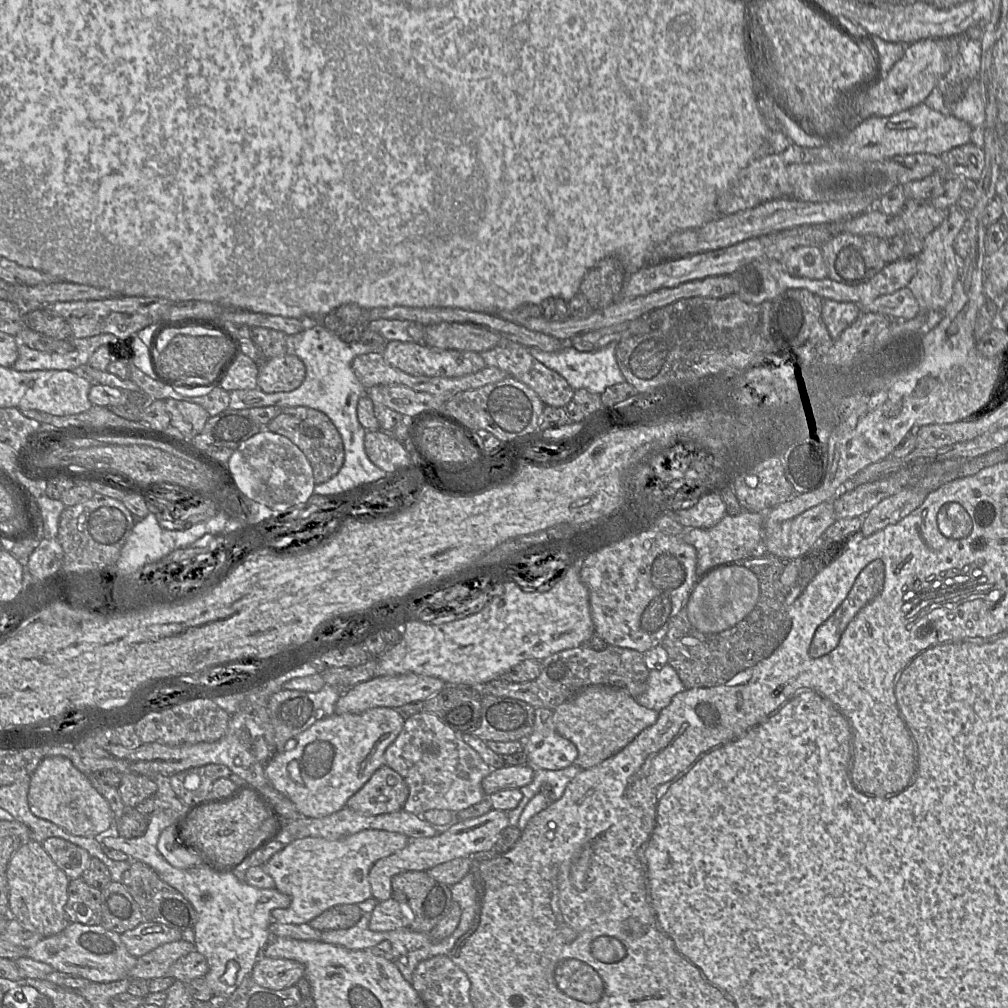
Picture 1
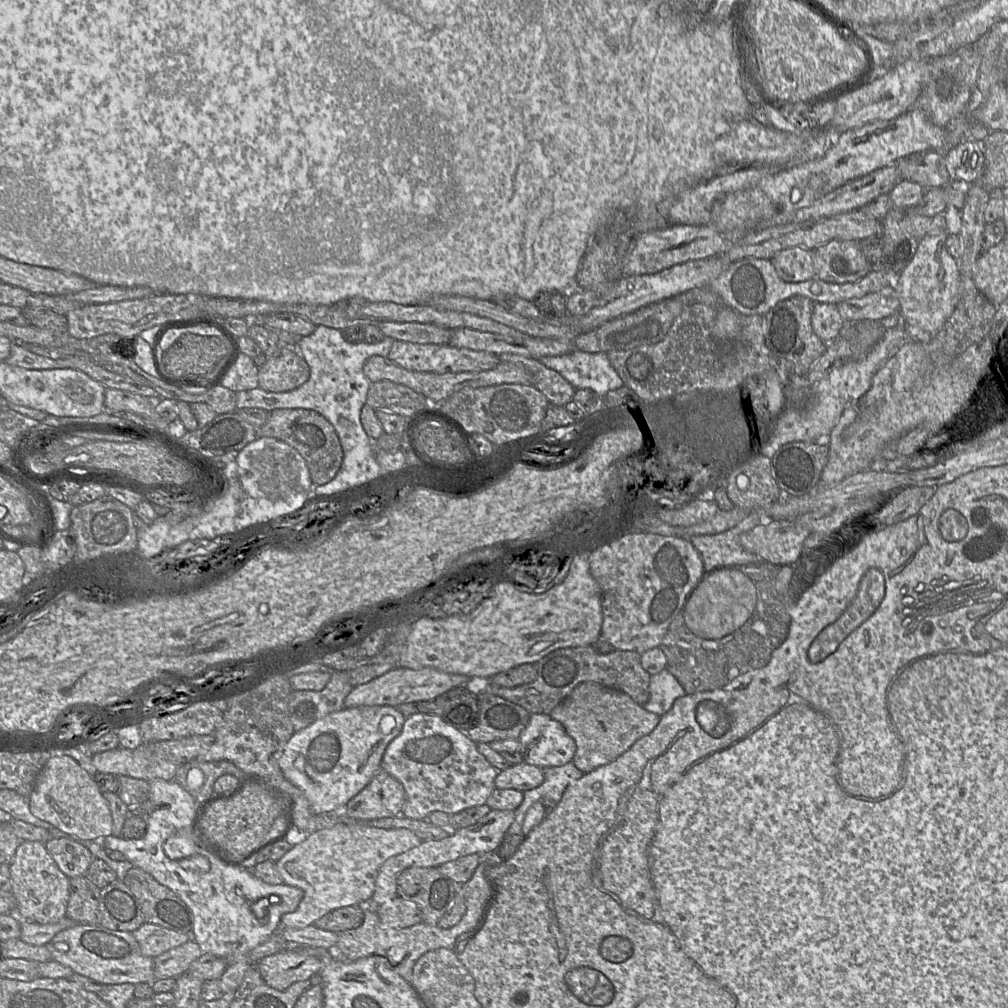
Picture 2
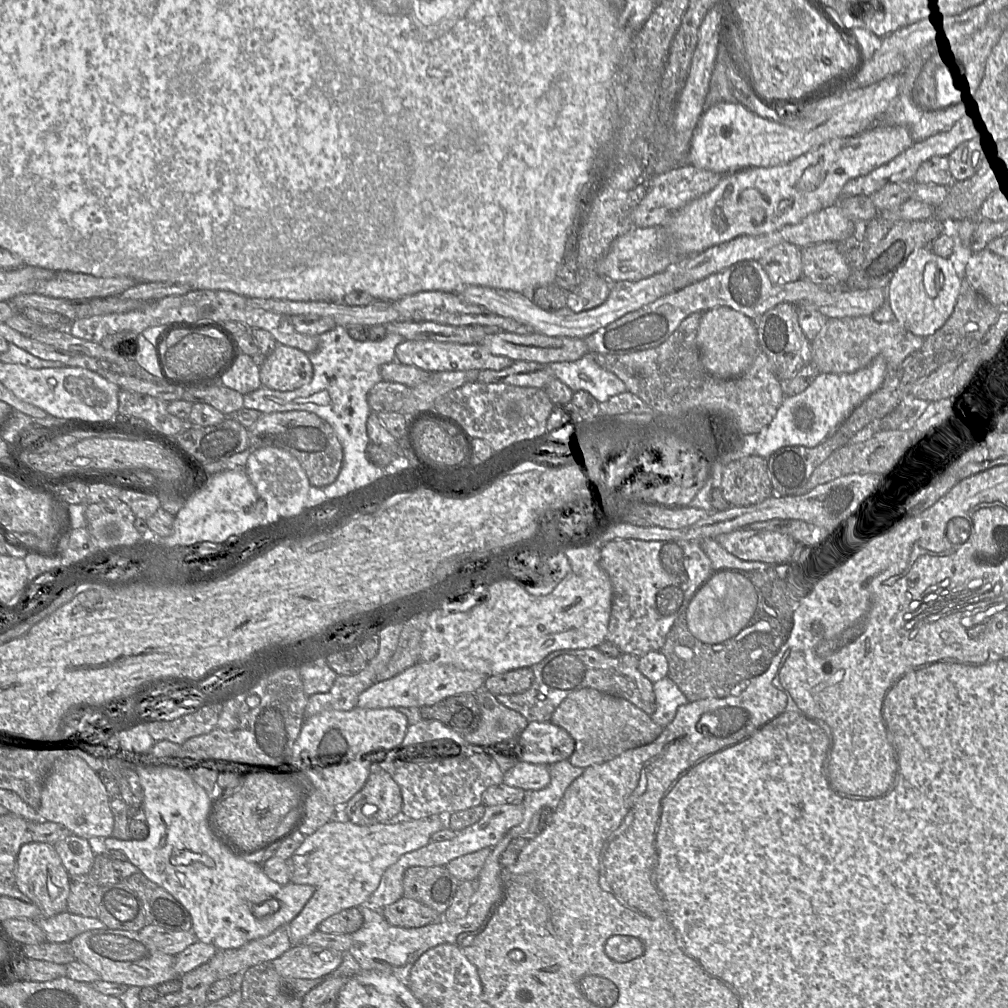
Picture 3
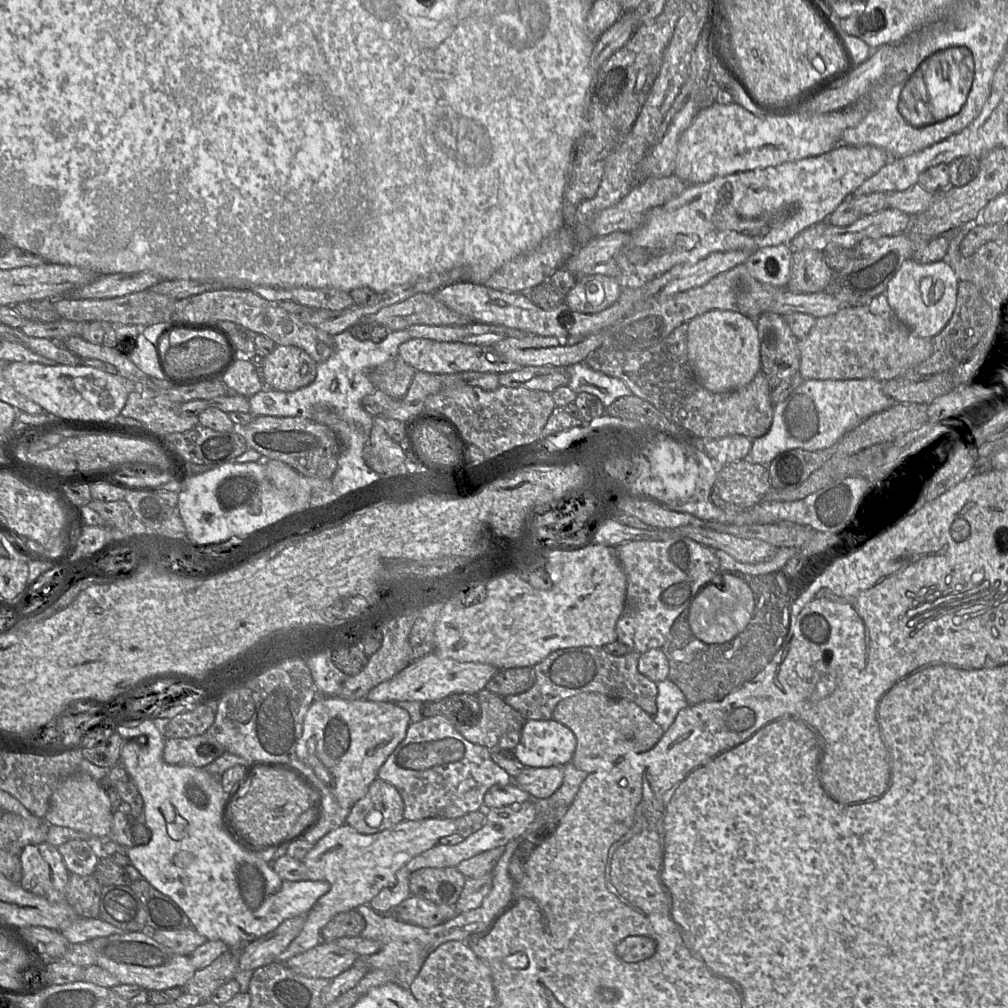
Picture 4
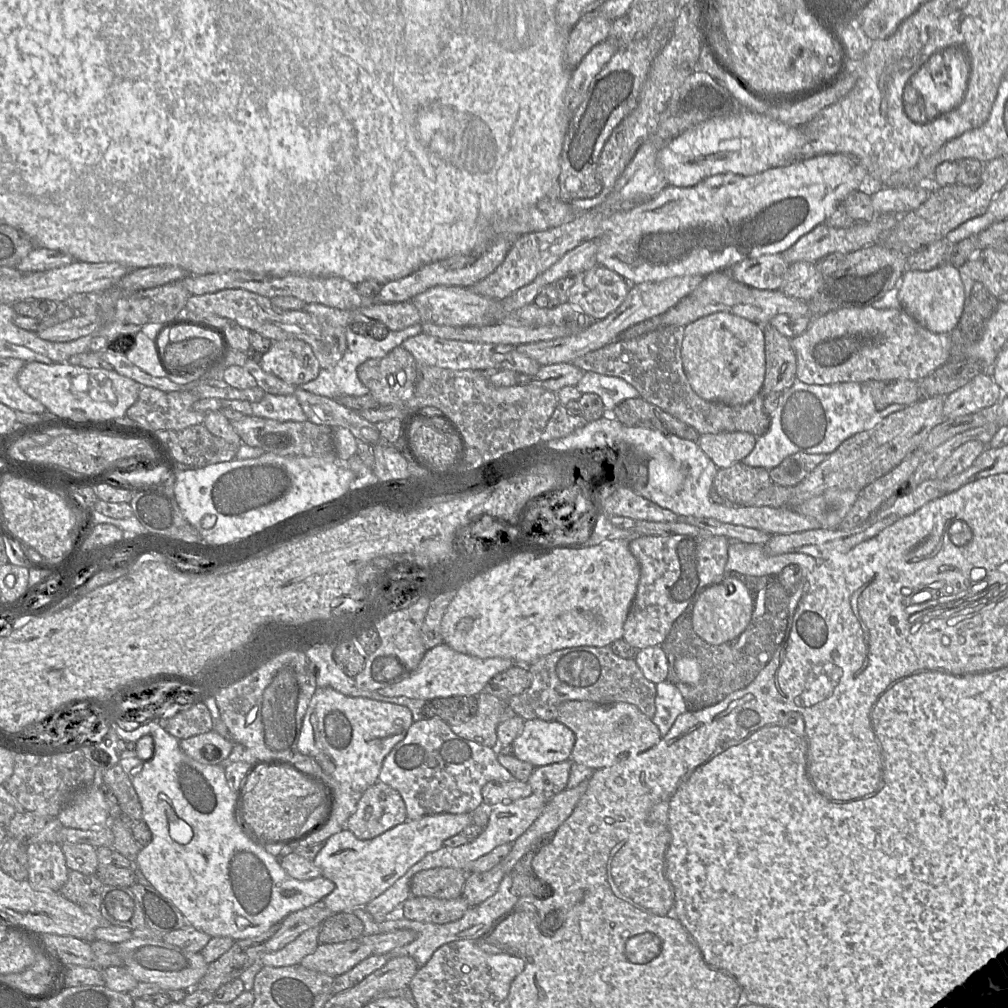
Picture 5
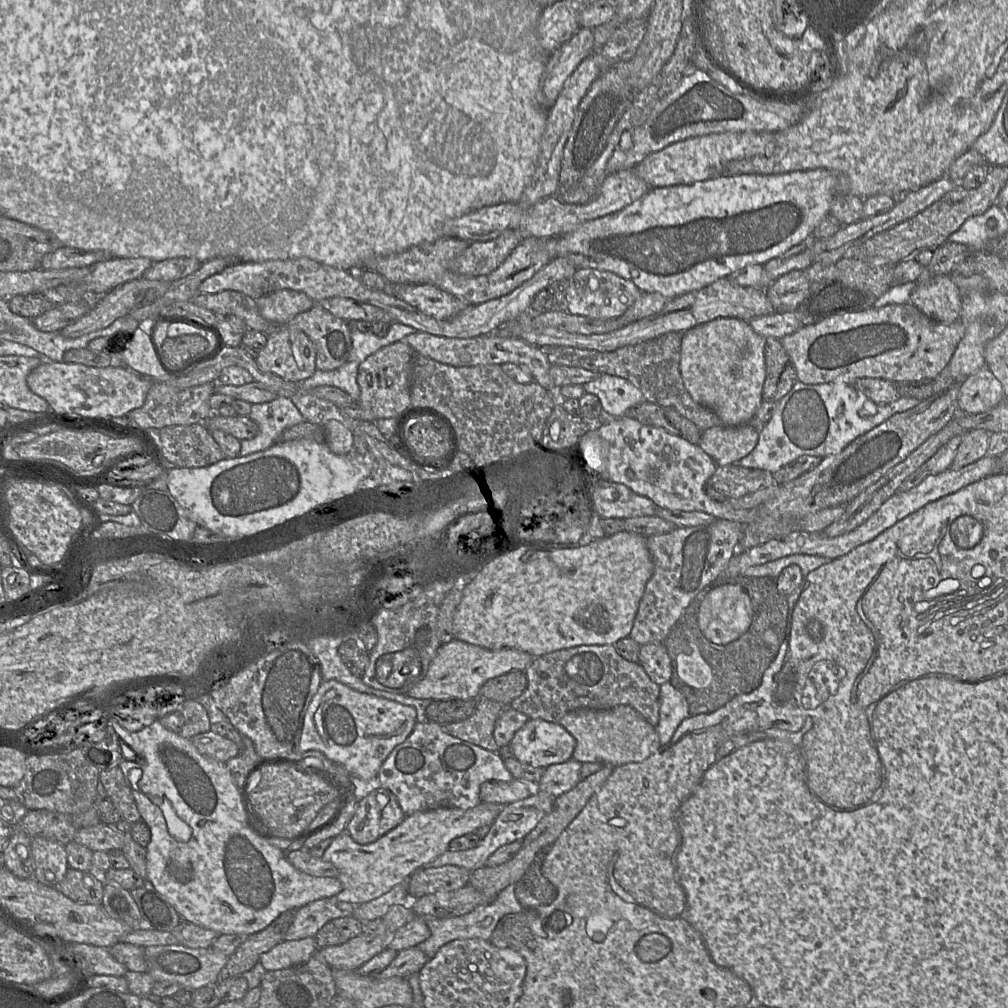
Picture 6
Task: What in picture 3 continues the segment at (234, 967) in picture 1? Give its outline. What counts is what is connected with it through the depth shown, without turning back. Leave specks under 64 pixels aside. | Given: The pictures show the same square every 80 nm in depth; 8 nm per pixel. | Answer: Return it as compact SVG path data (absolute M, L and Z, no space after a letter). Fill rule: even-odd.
M136 766L135 771L144 791L144 820L148 825L149 835L145 840L108 837L105 839L105 847L123 852L128 861L145 877L166 890L185 907L192 919L192 931L198 941L211 944L217 950L238 949L252 940L268 936L282 925L288 925L301 912L312 897L314 886L292 882L281 885L264 873L261 864L247 862L244 859L246 855L233 847L212 825L217 794L210 798L200 785L185 774L148 766ZM272 898L279 900L279 908L263 918L256 917L254 907Z

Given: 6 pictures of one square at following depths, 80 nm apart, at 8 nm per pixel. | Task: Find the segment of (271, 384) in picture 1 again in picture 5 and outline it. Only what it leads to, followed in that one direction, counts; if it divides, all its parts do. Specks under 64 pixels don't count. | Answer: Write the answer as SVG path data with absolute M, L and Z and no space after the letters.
M298 339L272 342L259 365L265 372L295 386L314 380L320 371L310 345Z

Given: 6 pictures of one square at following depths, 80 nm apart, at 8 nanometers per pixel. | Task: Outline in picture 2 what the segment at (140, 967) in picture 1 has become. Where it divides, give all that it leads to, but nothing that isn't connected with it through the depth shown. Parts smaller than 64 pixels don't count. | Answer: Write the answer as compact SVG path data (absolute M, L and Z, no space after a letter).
M188 941L180 946L169 949L161 955L153 958L153 970L155 979L177 978L187 972L193 961L198 959L203 952L195 941Z

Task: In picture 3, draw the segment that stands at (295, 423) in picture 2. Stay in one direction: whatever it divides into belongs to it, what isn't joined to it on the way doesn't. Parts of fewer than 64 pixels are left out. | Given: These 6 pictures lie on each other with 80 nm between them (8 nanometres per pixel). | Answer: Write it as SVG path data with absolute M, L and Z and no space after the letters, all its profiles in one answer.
M297 410L262 413L248 431L250 449L274 447L289 452L299 461L312 486L323 488L336 480L342 467L343 448L332 426L316 414Z

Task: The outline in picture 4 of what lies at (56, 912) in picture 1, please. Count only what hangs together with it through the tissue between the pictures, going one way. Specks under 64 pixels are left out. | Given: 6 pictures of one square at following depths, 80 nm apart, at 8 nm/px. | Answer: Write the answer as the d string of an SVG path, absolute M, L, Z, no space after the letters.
M47 843L27 845L20 852L22 879L20 885L50 902L66 900L69 871L58 848Z

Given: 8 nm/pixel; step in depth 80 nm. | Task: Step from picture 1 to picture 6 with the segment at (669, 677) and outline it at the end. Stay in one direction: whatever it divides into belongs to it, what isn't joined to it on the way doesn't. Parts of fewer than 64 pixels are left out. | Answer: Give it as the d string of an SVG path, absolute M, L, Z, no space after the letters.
M670 682L660 685L659 722L655 726L660 747L669 743L679 724L690 716L684 695Z

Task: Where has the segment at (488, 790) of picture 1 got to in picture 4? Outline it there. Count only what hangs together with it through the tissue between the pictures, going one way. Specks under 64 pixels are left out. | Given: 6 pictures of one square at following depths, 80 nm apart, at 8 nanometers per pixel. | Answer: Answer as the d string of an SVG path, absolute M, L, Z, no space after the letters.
M562 766L525 767L512 783L528 792L532 799L550 797L563 782Z

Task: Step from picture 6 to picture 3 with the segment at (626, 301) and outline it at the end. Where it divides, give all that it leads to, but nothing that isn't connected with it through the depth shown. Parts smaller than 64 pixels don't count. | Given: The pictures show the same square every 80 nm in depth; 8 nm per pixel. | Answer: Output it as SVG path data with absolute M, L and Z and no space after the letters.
M597 274L582 279L578 285L567 291L566 307L575 313L601 305L609 296L611 283Z

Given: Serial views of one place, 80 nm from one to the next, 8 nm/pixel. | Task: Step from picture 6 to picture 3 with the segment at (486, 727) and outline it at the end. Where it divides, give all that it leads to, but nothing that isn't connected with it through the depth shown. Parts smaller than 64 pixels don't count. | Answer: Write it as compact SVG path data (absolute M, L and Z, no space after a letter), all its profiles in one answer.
M485 688L480 689L475 693L481 710L480 722L476 729L463 735L468 742L483 748L490 746L494 747L502 740L518 737L525 729L529 721L519 712L510 709L501 703L494 694Z

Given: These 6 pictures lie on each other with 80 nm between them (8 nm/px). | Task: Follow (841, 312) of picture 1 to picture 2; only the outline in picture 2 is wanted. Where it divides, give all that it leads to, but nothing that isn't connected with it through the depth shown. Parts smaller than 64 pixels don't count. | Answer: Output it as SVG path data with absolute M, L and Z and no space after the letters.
M815 303L813 307L812 328L815 334L826 344L836 339L846 325L836 305Z

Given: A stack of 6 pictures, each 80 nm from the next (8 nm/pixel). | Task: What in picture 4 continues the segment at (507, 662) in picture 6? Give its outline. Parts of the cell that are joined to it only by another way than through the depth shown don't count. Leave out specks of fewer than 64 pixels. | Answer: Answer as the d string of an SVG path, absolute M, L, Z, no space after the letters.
M431 652L421 659L414 660L406 668L389 680L372 688L366 695L370 701L433 701L451 694L477 694L486 689L488 681L500 670L490 664L459 662Z

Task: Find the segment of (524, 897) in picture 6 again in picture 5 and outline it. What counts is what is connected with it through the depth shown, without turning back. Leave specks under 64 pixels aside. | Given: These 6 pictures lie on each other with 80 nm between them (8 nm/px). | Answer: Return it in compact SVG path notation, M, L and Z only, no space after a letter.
M538 846L526 853L512 869L512 893L519 897L534 896L546 898L551 895L550 887L537 877L532 861L537 854Z

